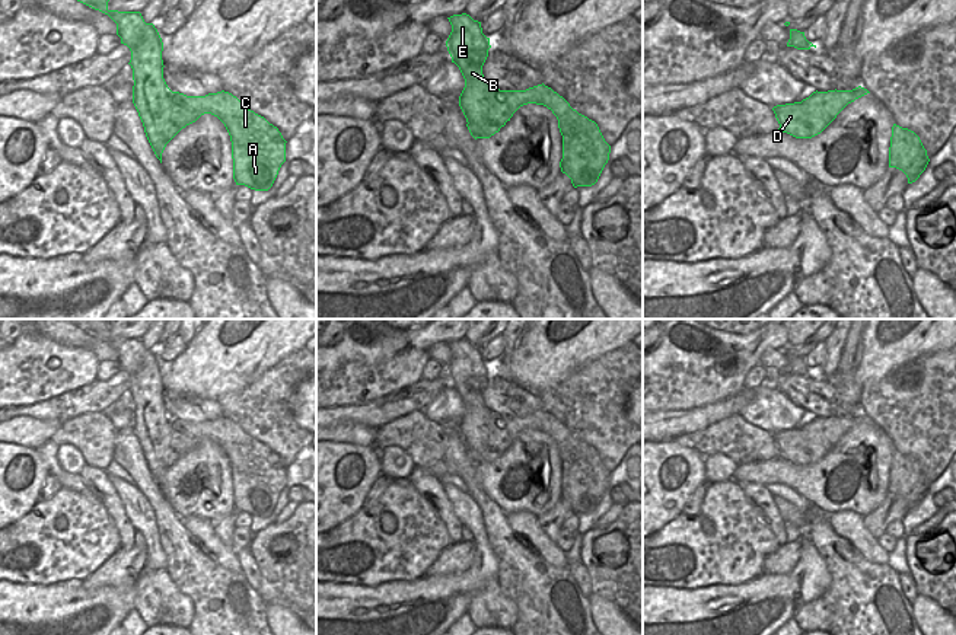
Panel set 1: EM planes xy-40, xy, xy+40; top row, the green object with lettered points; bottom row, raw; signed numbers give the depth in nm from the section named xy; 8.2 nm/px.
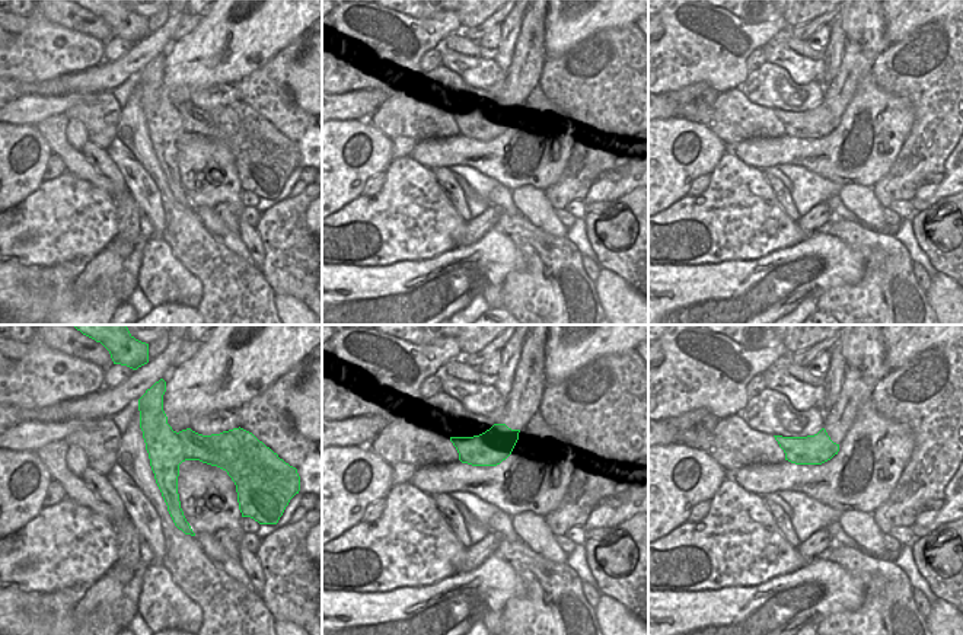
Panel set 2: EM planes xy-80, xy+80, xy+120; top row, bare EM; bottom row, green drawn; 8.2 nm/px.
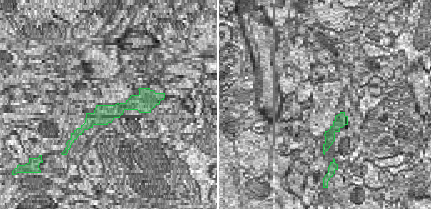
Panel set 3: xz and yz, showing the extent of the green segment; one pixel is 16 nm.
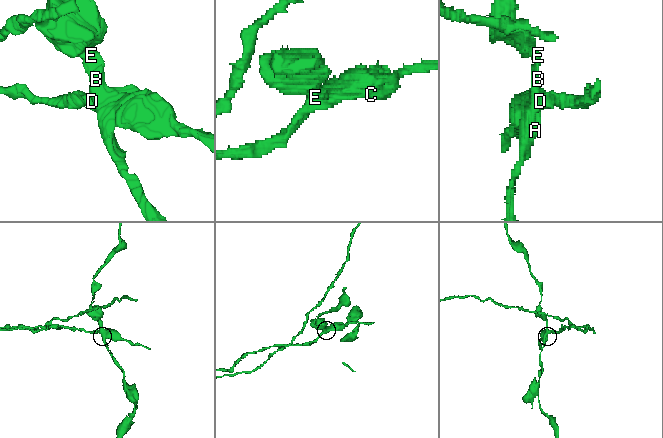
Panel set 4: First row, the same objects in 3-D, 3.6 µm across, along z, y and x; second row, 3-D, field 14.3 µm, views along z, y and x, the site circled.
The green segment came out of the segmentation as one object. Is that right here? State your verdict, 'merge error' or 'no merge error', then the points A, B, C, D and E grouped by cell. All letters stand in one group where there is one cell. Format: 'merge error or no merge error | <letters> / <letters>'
merge error | A C D / B E

